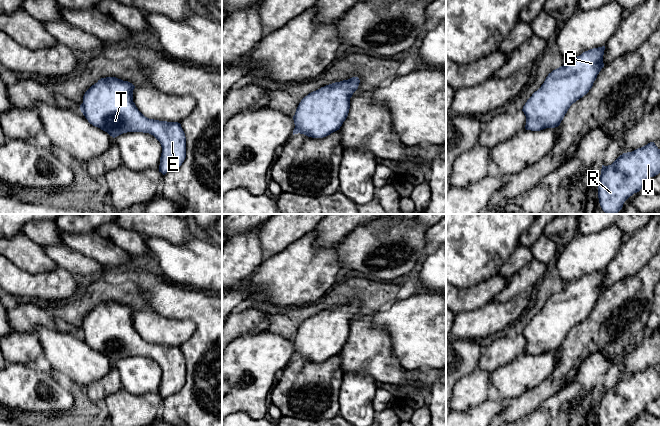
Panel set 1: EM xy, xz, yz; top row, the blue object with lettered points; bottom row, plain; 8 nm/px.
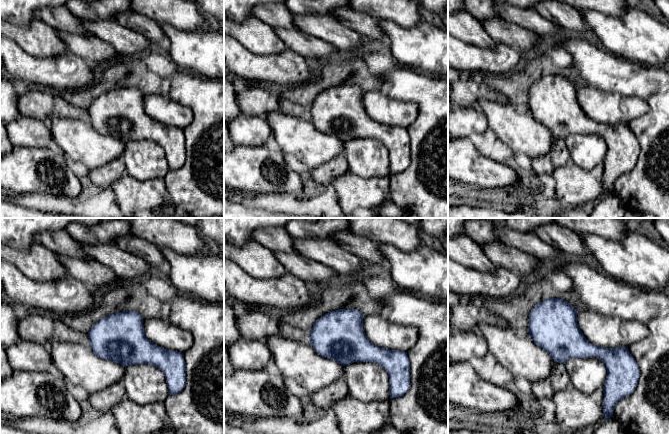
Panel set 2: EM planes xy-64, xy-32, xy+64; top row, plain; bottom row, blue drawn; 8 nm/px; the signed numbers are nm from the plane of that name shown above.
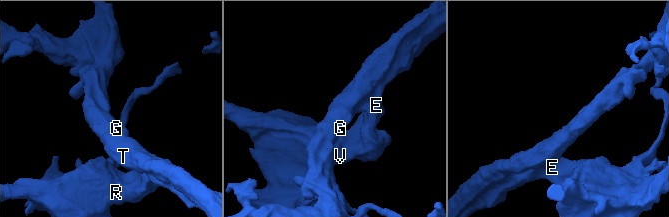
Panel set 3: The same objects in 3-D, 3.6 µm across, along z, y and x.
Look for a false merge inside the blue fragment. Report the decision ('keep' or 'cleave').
keep

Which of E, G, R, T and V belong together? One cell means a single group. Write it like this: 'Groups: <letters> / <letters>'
Groups: E G R T V

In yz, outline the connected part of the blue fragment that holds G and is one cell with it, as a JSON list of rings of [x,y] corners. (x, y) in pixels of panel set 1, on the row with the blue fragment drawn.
[[[605,46],[585,51],[577,57],[567,59],[563,66],[548,74],[541,87],[523,106],[522,111],[526,116],[526,130],[540,131],[560,125],[570,106],[592,88],[597,75],[604,67],[604,50]]]

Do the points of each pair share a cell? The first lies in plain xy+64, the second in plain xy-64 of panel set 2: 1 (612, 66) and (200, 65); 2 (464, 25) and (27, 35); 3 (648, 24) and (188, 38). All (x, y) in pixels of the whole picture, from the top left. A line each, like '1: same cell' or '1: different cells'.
1: different cells
2: same cell
3: same cell

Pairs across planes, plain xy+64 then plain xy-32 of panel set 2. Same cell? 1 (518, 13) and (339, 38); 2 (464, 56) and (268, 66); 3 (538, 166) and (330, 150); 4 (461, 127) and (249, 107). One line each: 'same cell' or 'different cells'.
1: same cell
2: same cell
3: different cells
4: different cells

